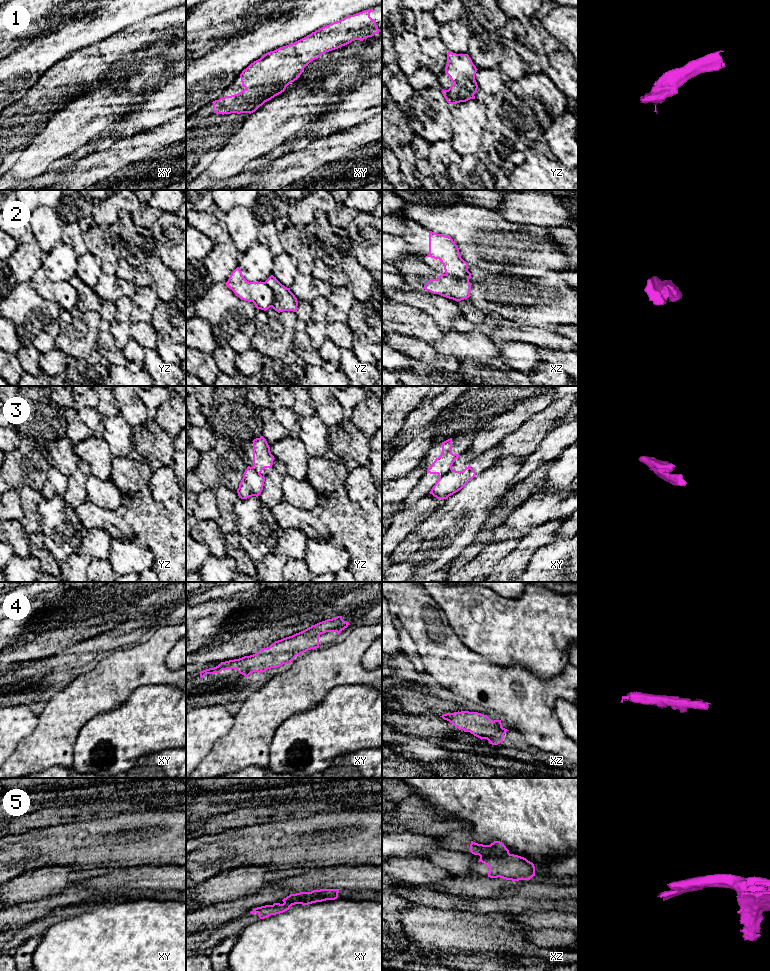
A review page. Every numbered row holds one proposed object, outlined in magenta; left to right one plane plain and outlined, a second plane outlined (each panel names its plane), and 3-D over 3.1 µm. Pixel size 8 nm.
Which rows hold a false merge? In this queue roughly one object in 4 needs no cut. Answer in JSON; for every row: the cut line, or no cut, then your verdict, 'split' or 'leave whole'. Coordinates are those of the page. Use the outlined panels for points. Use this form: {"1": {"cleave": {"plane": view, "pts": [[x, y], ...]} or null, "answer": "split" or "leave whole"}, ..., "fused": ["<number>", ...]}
{"1": {"cleave": null, "answer": "leave whole"}, "2": {"cleave": {"plane": "yz", "pts": [[264, 282], [273, 293], [272, 306]]}, "answer": "split"}, "3": {"cleave": {"plane": "xy", "pts": [[451, 467], [439, 477]]}, "answer": "split"}, "4": {"cleave": null, "answer": "leave whole"}, "5": {"cleave": {"plane": "xy", "pts": [[337, 894], [316, 895], [300, 903]]}, "answer": "split"}, "fused": ["2", "3", "5"]}

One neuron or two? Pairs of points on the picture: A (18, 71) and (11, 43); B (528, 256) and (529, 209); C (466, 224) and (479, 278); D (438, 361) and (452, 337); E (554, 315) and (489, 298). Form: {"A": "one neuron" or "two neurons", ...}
{"A": "two neurons", "B": "two neurons", "C": "one neuron", "D": "two neurons", "E": "one neuron"}

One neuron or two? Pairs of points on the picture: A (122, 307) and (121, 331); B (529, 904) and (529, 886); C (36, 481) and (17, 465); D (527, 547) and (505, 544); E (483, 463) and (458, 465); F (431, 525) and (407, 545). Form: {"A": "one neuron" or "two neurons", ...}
{"A": "one neuron", "B": "two neurons", "C": "one neuron", "D": "two neurons", "E": "one neuron", "F": "two neurons"}

